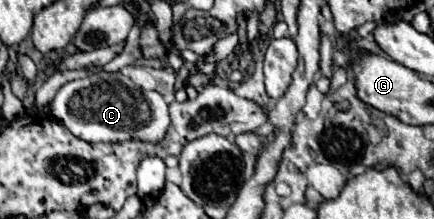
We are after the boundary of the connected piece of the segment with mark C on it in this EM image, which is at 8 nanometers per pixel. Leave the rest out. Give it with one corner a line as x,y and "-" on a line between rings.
100,72
82,80
64,84
52,100
52,116
60,120
74,136
86,142
150,140
158,142
170,126
168,104
158,92
144,92
120,72

